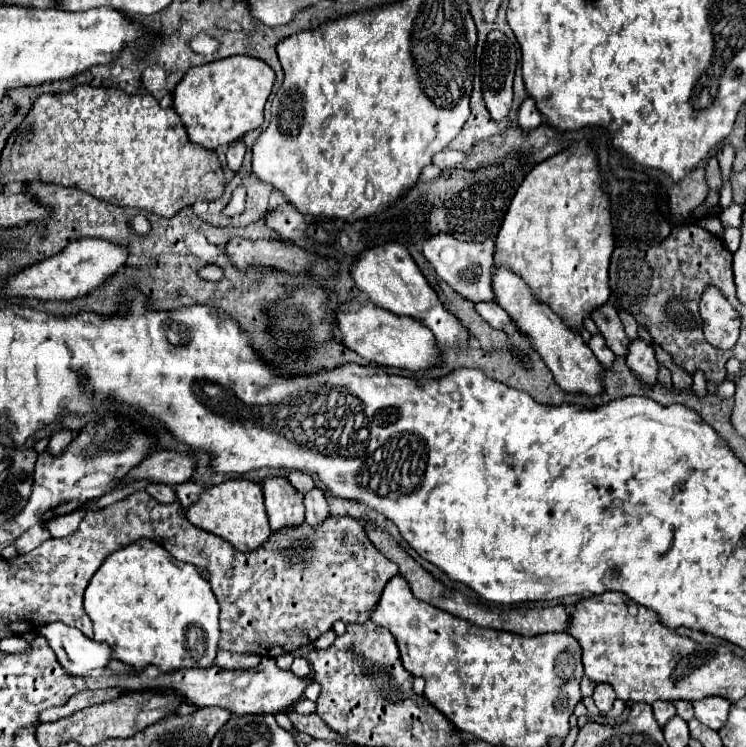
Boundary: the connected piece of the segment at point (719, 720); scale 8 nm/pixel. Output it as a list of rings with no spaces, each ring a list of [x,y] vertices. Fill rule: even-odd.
[[[702,698],[702,700],[696,700],[694,702],[694,712],[696,712],[696,718],[712,728],[712,730],[720,730],[720,726],[724,726],[726,718],[728,718],[728,712],[730,712],[730,702],[724,700],[724,698]]]

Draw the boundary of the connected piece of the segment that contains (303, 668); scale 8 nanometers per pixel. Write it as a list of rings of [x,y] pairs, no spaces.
[[[294,658],[292,666],[290,666],[290,672],[296,674],[296,676],[300,676],[300,678],[308,676],[308,674],[310,674],[310,664],[308,664],[308,660],[306,660],[306,658]]]

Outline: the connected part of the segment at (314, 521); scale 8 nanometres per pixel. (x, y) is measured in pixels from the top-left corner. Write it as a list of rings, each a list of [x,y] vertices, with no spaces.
[[[318,488],[310,490],[304,496],[304,506],[306,506],[306,522],[310,526],[318,526],[320,522],[324,522],[324,518],[328,518],[328,504],[322,490]]]

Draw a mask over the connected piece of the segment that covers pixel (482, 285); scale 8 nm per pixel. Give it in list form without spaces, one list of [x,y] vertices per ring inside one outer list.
[[[436,234],[428,238],[422,246],[422,254],[432,264],[436,274],[448,282],[462,298],[470,302],[490,302],[494,300],[492,294],[492,252],[494,252],[494,240],[484,242],[462,242],[452,238],[450,234]]]

